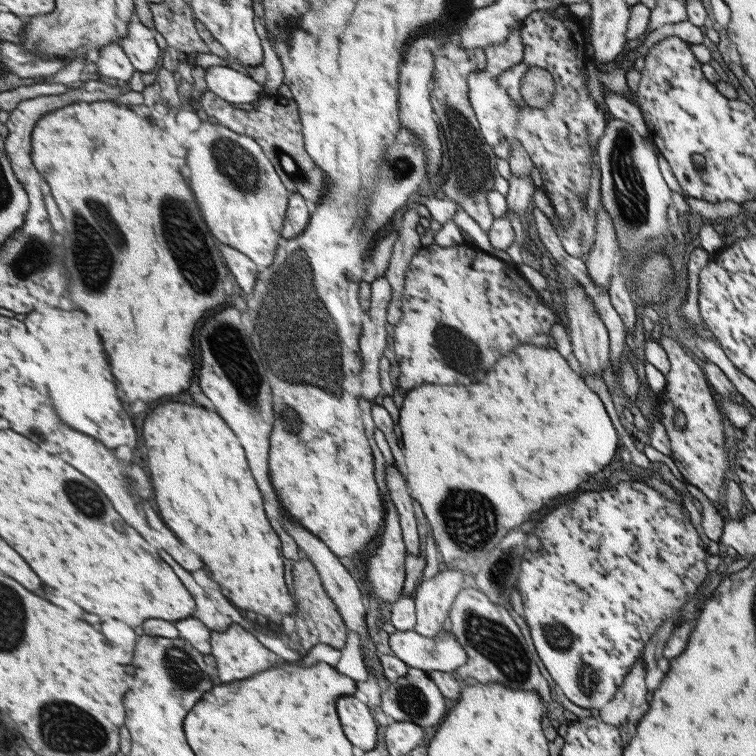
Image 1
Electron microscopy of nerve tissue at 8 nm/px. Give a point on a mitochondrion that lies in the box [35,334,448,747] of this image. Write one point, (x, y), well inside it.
(182, 668)

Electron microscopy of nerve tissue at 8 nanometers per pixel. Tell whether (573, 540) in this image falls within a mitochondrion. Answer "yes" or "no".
no

